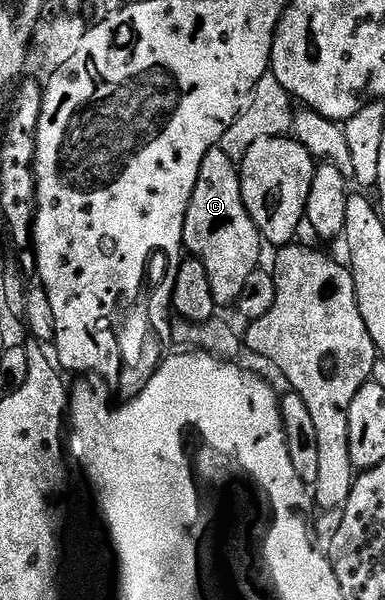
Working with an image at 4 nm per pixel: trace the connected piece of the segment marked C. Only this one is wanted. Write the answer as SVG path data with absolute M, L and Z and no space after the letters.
M221 147L210 149L203 156L201 171L197 179L197 187L193 191L191 202L185 215L183 239L190 248L192 245L193 248L199 249L197 257L207 269L216 302L220 306L227 305L230 301L231 304L238 302L240 295L243 294L243 289L252 280L250 279L251 272L254 271L255 264L259 261L259 241L261 242L261 234L258 227L253 223L253 219L243 202L241 183L239 182L239 170L236 162L231 161L229 155L225 155L225 151Z

